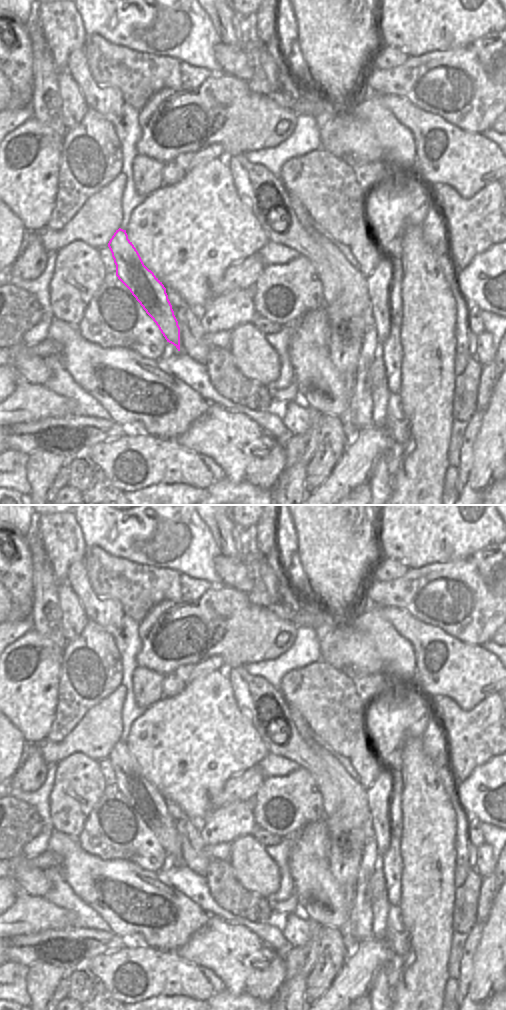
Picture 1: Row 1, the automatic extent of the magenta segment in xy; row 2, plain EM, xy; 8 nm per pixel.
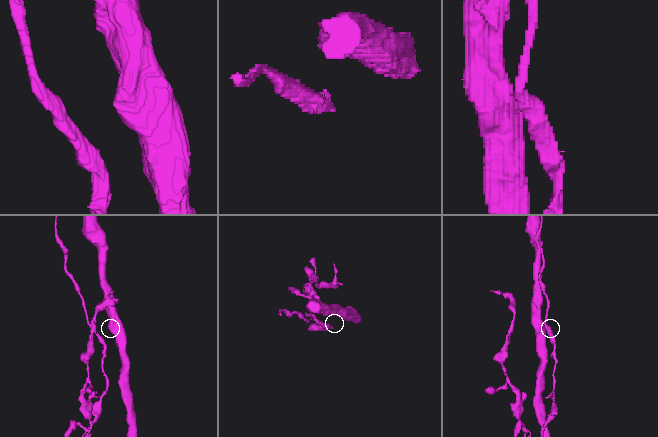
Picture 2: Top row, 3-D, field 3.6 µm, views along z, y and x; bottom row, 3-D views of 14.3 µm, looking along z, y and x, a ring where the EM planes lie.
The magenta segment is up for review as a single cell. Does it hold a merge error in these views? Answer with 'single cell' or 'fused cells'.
fused cells

